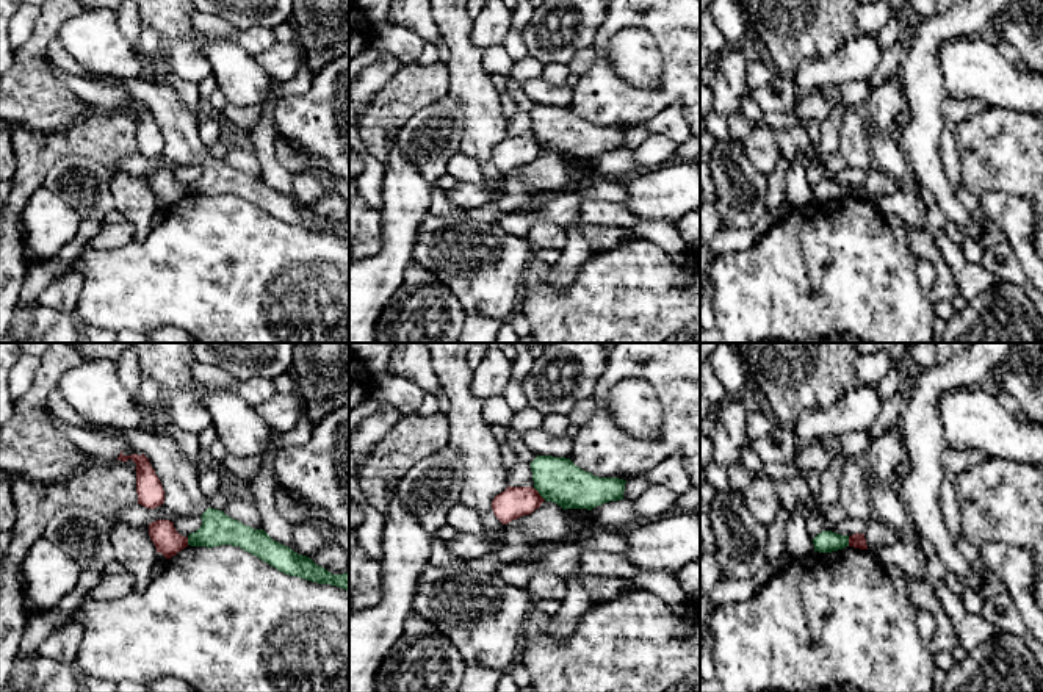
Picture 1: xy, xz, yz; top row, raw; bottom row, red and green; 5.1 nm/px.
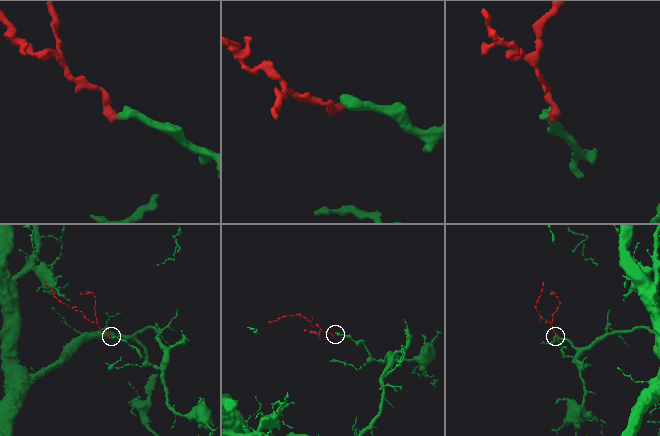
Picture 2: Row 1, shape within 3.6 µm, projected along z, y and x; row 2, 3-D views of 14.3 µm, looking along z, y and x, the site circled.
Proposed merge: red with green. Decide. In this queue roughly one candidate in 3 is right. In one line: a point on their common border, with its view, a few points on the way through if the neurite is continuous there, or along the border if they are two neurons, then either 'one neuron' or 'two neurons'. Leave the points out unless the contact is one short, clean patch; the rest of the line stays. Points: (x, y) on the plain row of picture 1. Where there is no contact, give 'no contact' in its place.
xz (537, 143) | along xz (534, 136), (545, 149) | two neurons

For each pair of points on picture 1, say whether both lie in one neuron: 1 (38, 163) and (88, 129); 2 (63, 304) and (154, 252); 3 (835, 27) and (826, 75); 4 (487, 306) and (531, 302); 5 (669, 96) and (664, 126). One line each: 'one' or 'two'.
1: one
2: two
3: two
4: two
5: two

